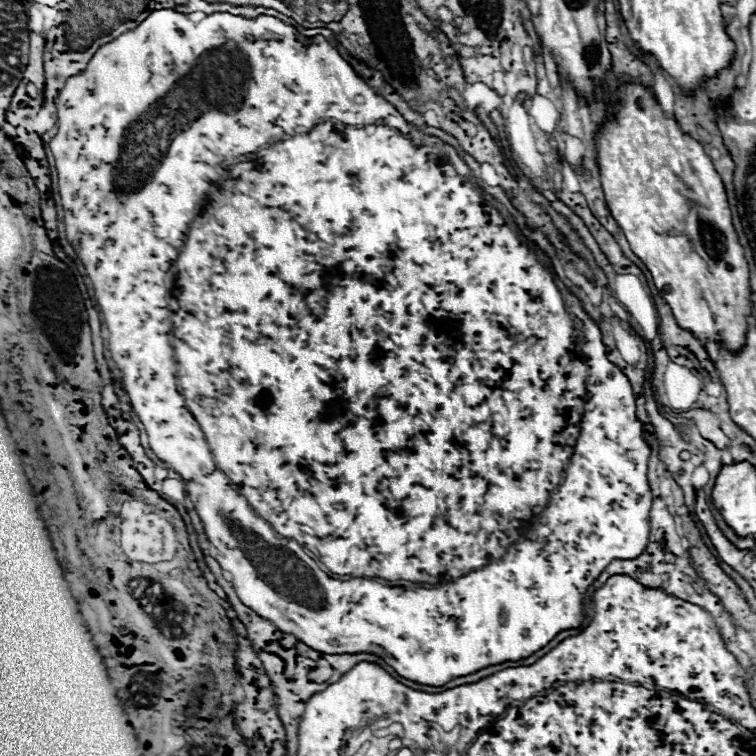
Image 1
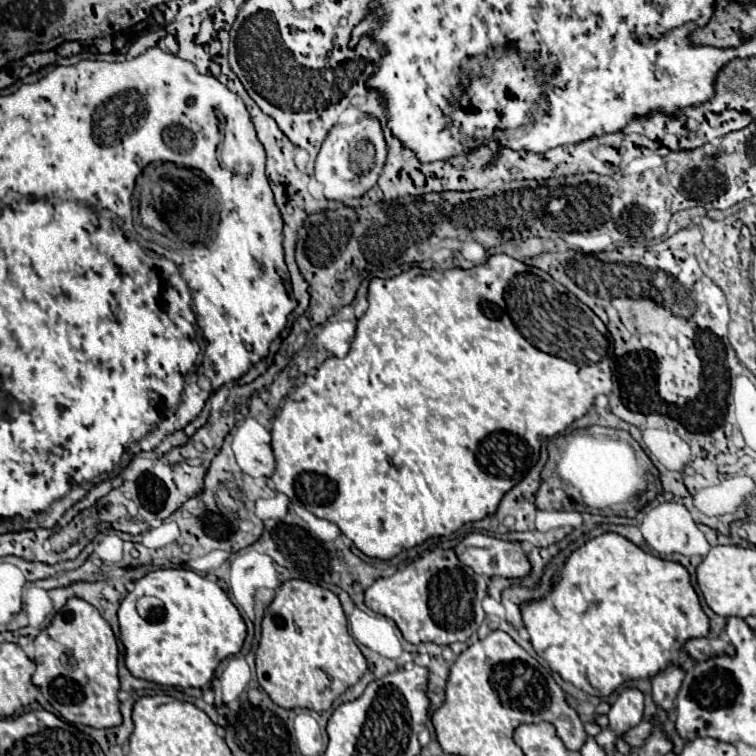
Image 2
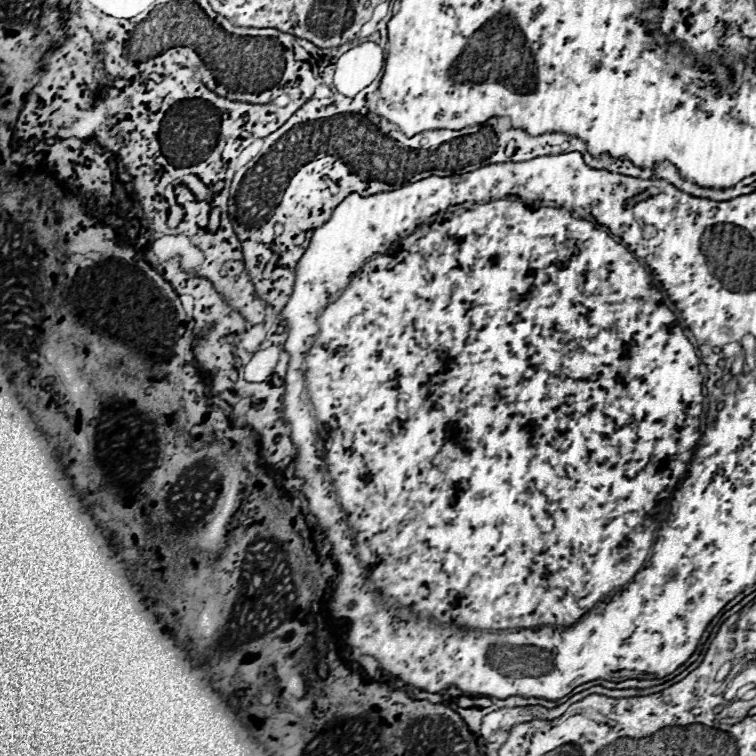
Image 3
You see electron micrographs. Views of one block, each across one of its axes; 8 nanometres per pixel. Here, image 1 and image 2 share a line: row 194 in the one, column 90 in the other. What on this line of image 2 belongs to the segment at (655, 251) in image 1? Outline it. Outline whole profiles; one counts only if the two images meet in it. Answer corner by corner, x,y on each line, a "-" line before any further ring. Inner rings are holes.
72,598
54,616
50,628
36,636
36,672
32,682
40,688
42,696
72,724
92,728
112,728
122,724
118,700
118,646
110,624
100,612
80,600

